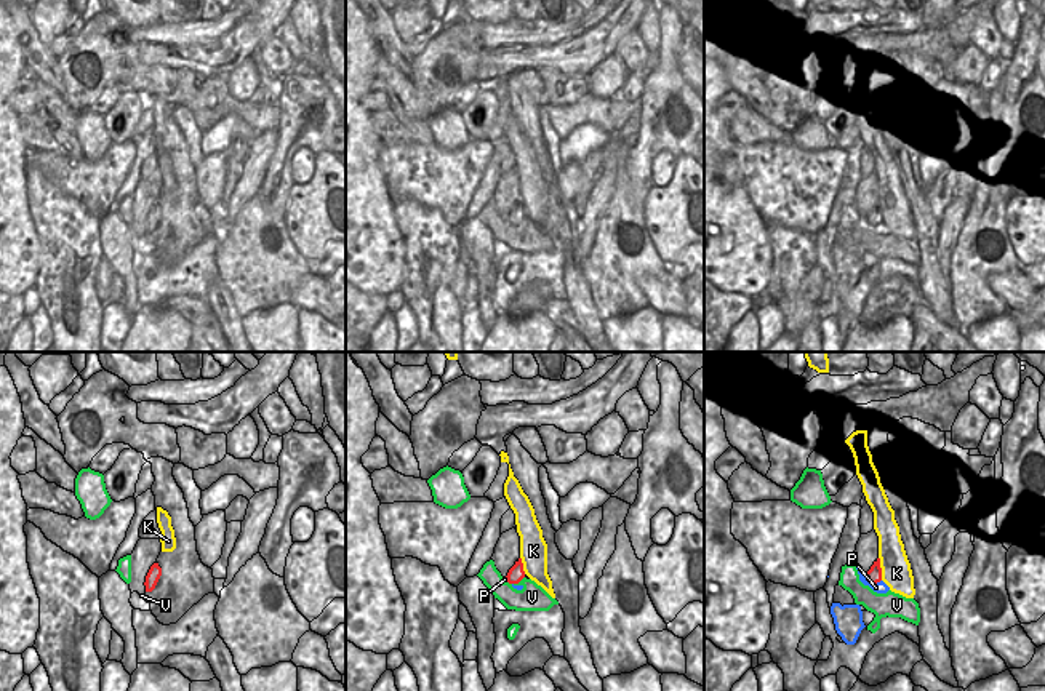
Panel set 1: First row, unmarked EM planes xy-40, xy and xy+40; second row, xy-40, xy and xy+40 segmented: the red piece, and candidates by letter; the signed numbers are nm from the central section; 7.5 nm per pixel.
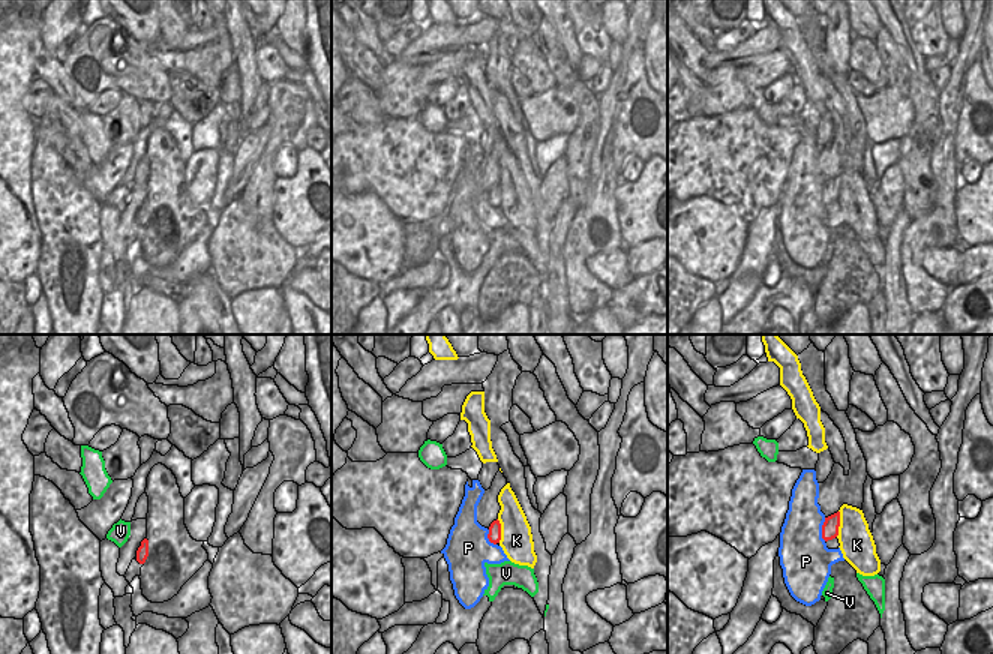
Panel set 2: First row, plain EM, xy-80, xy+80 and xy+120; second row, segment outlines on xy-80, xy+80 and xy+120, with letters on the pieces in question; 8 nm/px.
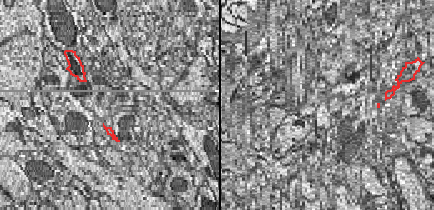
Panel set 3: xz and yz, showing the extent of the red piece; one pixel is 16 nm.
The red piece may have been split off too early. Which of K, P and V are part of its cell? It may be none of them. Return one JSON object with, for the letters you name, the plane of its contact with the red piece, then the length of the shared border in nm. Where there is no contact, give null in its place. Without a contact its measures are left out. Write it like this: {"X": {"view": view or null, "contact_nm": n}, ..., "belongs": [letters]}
{"belongs": []}

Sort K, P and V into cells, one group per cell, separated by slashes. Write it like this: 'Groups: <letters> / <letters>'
Groups: K / P / V

